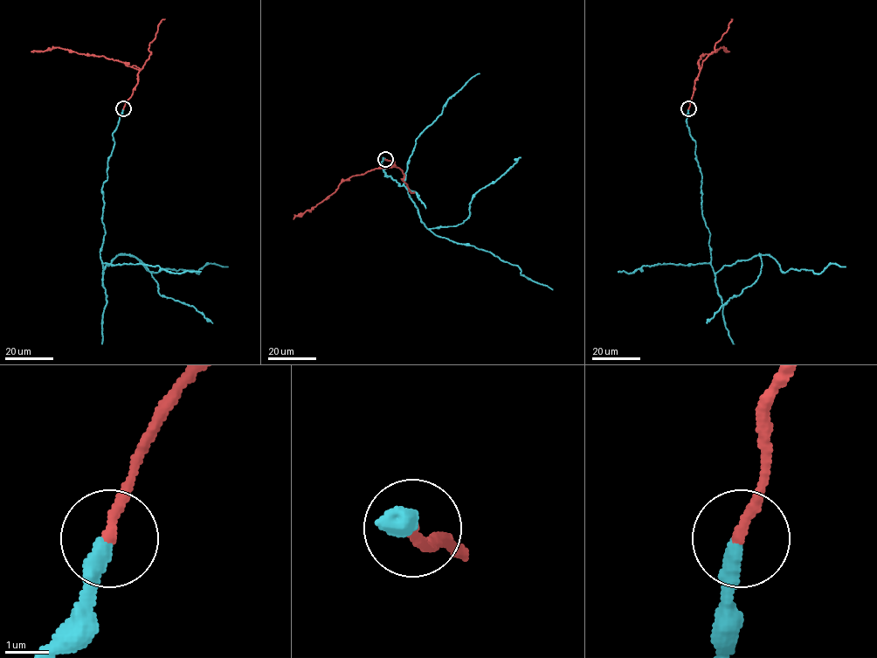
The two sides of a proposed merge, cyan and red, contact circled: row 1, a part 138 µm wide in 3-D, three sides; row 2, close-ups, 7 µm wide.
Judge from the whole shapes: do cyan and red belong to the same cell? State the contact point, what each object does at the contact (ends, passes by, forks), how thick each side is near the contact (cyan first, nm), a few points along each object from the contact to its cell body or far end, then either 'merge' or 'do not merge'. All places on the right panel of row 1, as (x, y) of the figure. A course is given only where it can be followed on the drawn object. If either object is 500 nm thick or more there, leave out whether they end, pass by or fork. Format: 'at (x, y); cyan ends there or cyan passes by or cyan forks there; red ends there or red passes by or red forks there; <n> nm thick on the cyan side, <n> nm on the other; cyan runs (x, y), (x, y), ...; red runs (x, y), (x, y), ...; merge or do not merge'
at (688, 108); cyan ends there; red ends there; 360 nm thick on the cyan side, 260 nm on the other; cyan runs (688, 108), (714, 272), (758, 254), (770, 256), (783, 272), (845, 266); red runs (688, 108), (700, 69), (700, 56), (722, 47), (729, 51); merge

